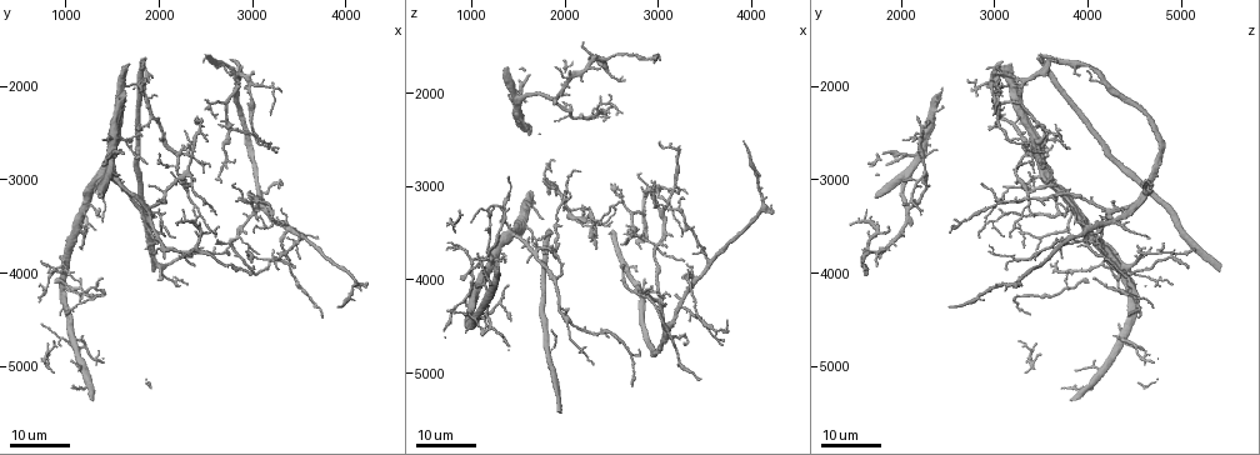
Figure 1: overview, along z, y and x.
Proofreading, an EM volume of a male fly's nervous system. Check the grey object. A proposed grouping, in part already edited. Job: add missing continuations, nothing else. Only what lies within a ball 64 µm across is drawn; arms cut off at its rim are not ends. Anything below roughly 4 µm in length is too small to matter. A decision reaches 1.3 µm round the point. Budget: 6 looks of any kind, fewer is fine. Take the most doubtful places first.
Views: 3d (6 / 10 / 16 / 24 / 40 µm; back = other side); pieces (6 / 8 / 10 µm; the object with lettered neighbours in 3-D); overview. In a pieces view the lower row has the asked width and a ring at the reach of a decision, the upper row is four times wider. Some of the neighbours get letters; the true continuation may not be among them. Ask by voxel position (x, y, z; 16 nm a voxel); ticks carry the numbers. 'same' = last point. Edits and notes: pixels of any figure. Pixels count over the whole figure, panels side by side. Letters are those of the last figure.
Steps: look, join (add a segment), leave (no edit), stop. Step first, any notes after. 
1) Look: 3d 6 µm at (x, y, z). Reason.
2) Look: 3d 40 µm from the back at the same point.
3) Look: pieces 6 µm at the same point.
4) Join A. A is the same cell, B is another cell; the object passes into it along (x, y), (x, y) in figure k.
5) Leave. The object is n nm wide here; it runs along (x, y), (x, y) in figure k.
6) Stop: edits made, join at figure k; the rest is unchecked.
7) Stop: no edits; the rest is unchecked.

Look: 3d 24 µm at (1750, 2450, 2950). Free end.

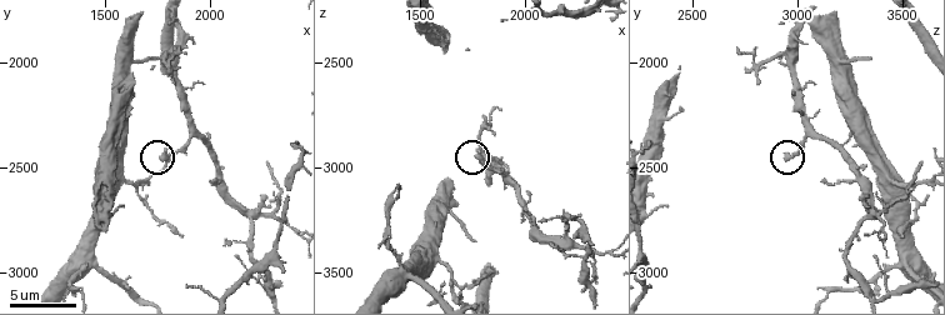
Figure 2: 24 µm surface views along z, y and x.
Look: pieces 6 µm at (1770, 2450, 2950).

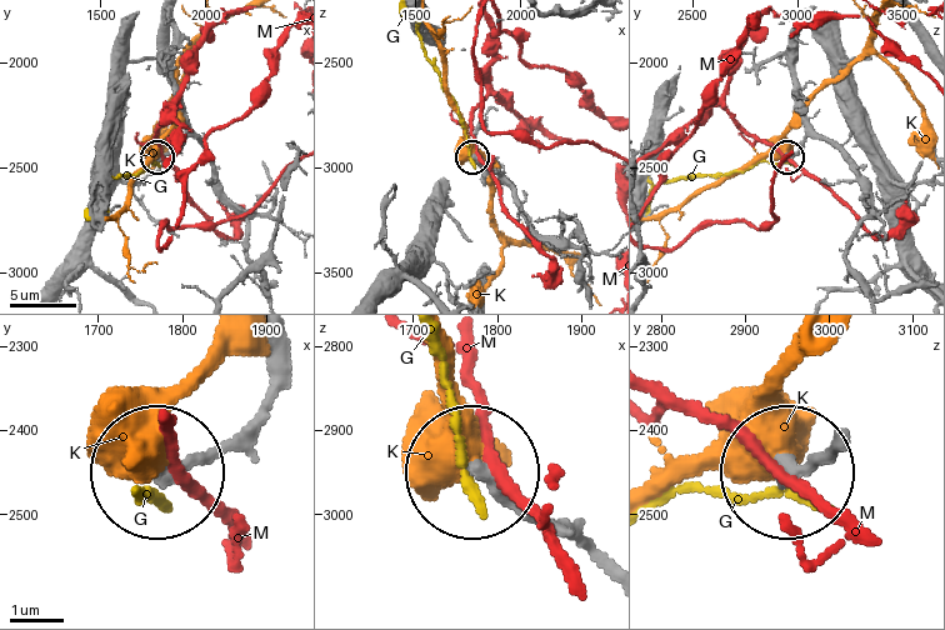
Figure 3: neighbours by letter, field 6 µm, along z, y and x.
Leave. G, K and M are other cells; it runs along (574, 545), (471, 473) in figure 3; no lettered segment goes on from it.

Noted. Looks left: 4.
Look: 3d 16 µm at (1350, 3400, 3750). Free end.

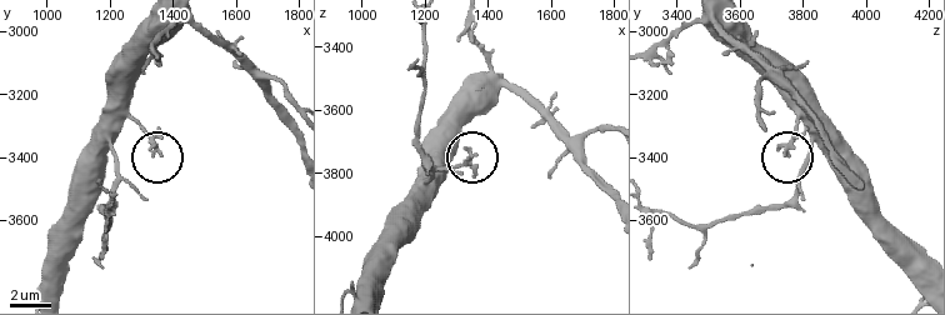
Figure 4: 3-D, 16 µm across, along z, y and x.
Look: pieces 6 µm at (1350, 3390, 3740).

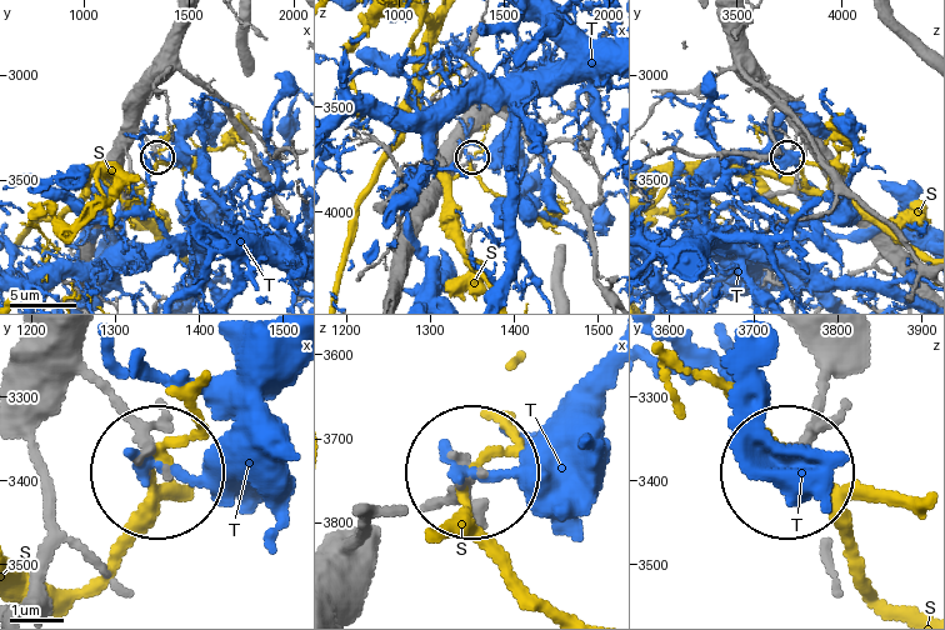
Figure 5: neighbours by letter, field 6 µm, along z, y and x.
Leave. S and T are other cells; no lettered segment goes on from it.

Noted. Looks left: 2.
Look: pieces 8 µm at (1760, 1970, 3350).

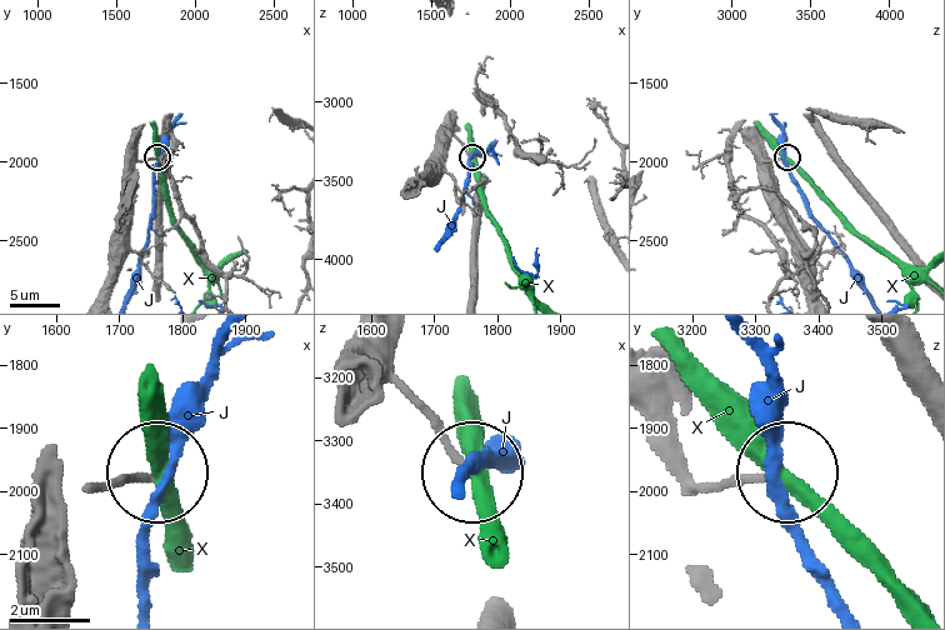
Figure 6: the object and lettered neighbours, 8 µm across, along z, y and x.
Leave. J and X are other cells; no lettered segment goes on from it.

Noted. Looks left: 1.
Stop: no edits; the rest is unchecked.

